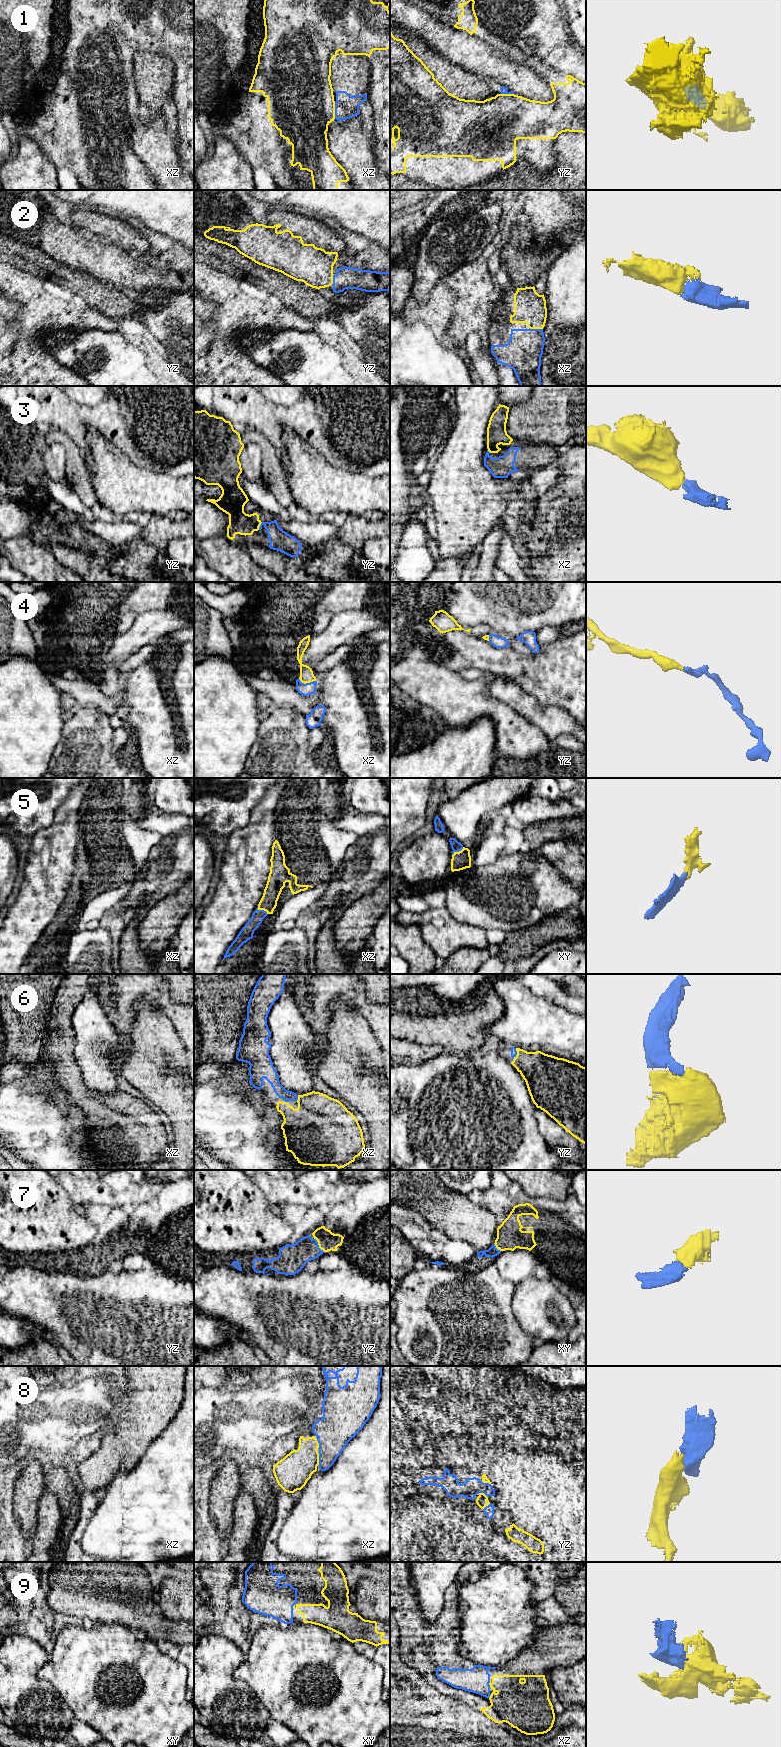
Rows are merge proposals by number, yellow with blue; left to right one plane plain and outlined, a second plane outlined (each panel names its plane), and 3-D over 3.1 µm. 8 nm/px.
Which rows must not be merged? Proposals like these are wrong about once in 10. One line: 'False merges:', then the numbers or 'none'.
False merges: none

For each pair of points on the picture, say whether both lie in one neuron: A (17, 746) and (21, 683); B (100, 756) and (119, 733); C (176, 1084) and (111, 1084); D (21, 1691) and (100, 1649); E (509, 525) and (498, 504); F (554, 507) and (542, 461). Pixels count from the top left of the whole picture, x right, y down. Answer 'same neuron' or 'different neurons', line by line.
A: same neuron
B: different neurons
C: different neurons
D: different neurons
E: different neurons
F: different neurons

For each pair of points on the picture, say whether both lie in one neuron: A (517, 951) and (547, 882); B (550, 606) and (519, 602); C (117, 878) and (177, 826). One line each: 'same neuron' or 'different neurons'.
A: different neurons
B: same neuron
C: different neurons

